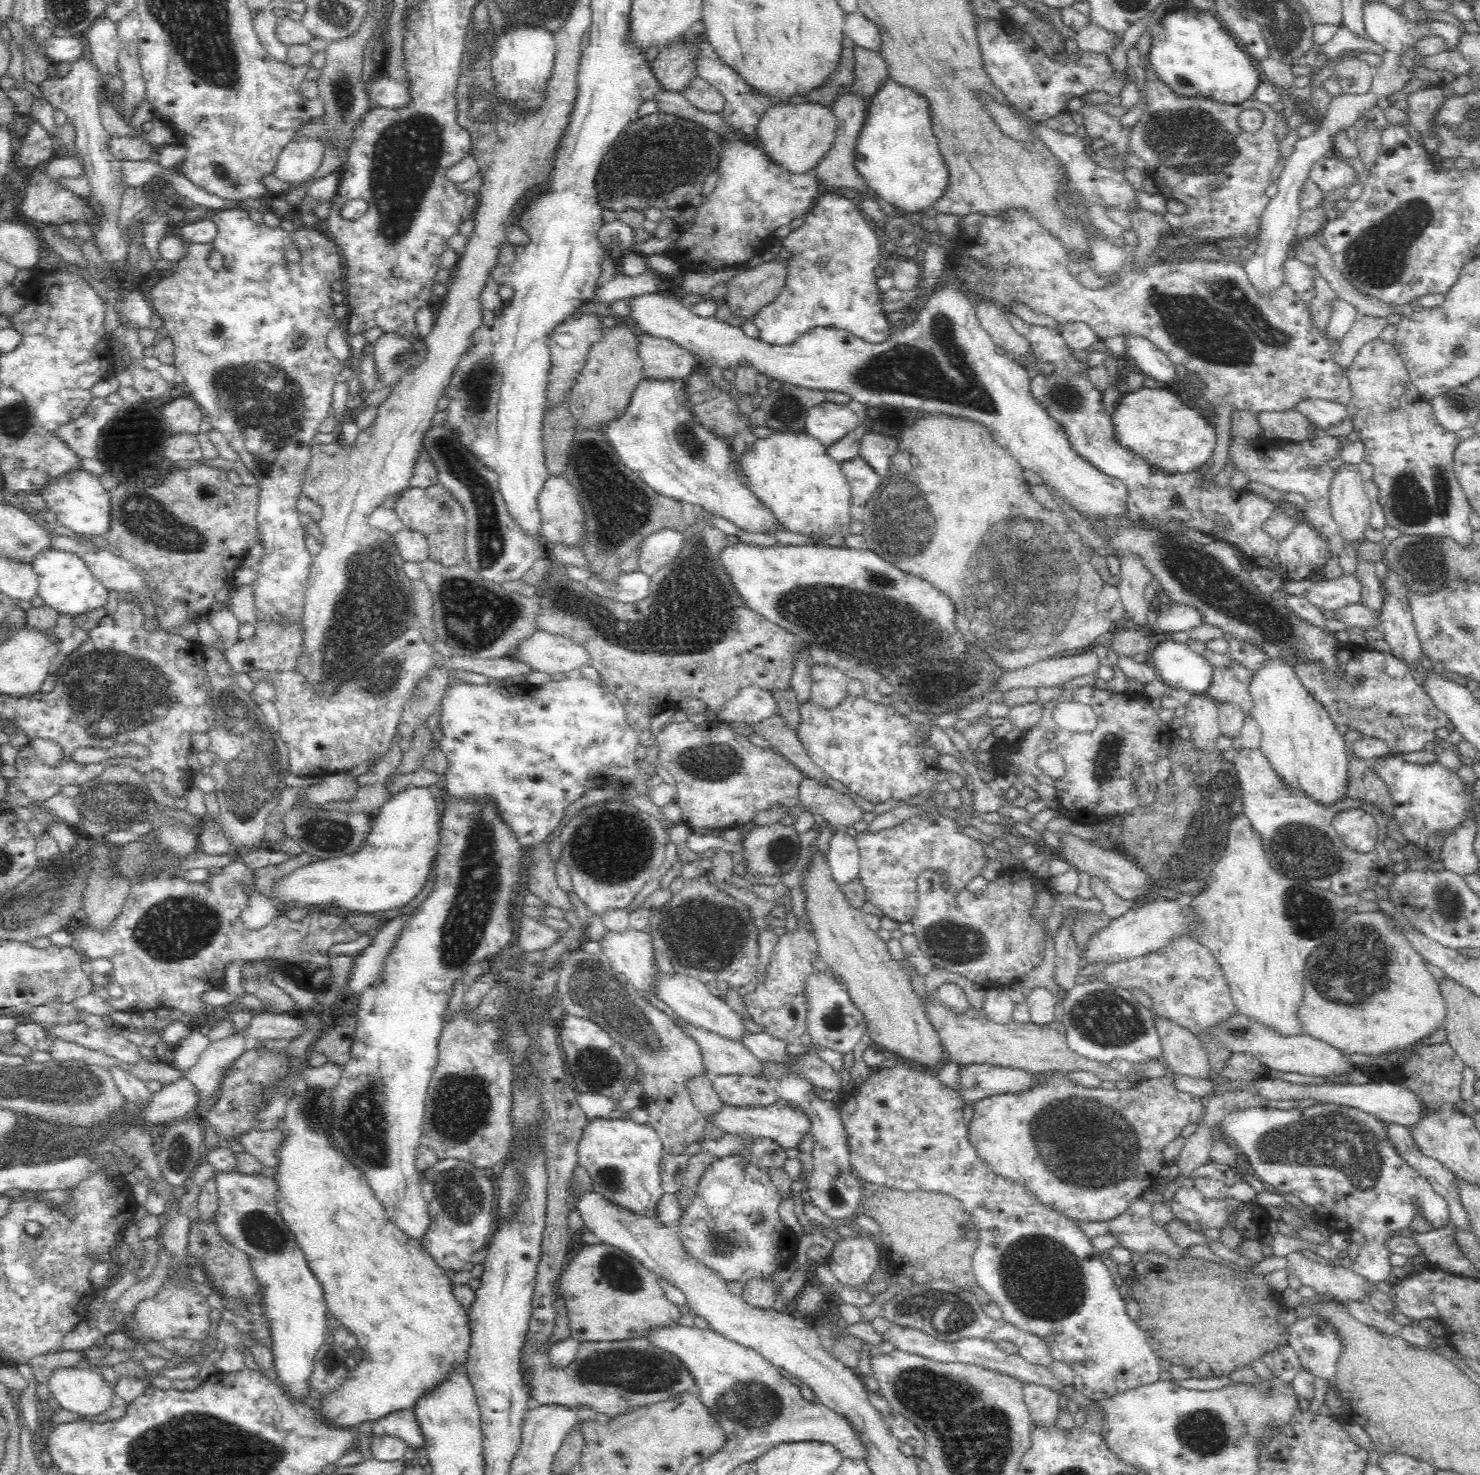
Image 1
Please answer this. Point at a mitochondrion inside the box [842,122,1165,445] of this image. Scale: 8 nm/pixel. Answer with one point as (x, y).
(938, 370)

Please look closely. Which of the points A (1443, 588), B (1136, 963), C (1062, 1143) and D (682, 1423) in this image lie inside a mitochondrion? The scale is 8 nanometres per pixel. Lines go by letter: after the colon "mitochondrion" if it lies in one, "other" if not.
A: mitochondrion
B: other
C: mitochondrion
D: other

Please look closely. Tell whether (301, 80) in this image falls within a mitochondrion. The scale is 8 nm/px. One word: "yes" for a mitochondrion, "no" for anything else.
no

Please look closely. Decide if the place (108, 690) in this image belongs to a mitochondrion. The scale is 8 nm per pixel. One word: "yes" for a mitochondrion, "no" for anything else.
yes

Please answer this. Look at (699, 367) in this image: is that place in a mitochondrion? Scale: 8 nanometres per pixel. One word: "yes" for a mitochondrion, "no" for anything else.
no

